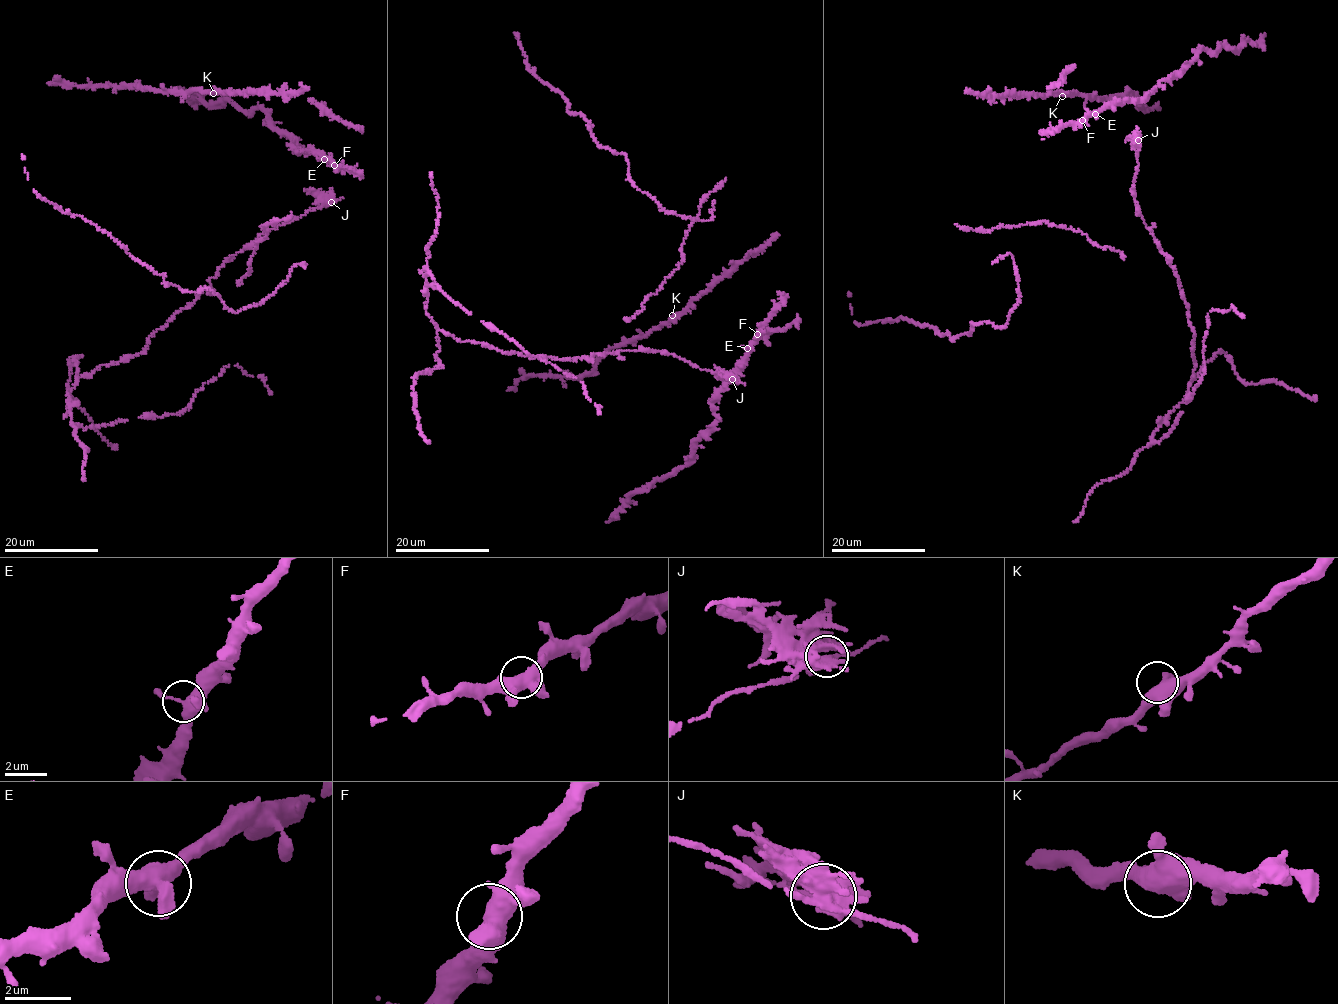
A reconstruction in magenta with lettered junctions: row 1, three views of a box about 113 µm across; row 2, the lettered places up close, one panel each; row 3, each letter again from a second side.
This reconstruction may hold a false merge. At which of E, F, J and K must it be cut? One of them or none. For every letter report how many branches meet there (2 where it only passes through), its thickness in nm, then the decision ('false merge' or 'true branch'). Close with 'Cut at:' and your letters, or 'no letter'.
E: branches 4; calibre 360 nm; true branch
F: branches 4; calibre 460 nm; true branch
J: branches 6; calibre 400 nm; false merge
K: branches 4; calibre 440 nm; true branch
Cut at: J

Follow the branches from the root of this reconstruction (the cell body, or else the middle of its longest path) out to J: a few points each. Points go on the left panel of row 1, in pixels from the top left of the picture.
J: (250, 244), (261, 234), (331, 201)

